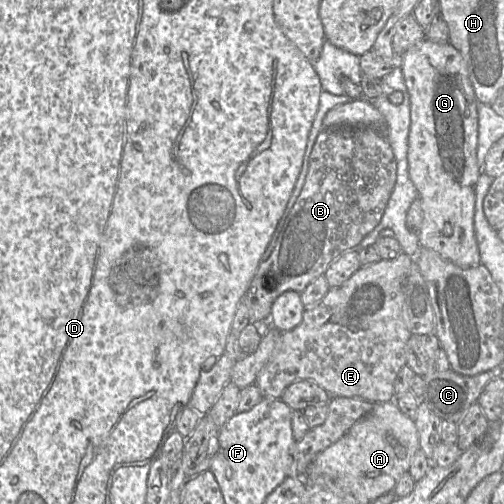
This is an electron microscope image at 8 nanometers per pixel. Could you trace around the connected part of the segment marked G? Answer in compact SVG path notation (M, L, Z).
M426 38L397 58L409 93L411 125L408 136L408 172L418 191L423 210L423 221L418 231L422 248L436 251L444 259L460 267L481 264L475 236L474 215L476 185L482 172L477 162L478 101L469 78L466 64L457 49L449 42L436 43Z

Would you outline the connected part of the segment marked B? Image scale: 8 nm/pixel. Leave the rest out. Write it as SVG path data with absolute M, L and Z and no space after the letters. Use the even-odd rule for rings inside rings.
M366 127L323 129L313 146L302 190L283 224L275 247L269 258L259 264L242 299L248 308L250 323L269 322L272 304L278 296L289 290L303 292L341 254L355 249L381 221L396 178L395 156L381 133Z

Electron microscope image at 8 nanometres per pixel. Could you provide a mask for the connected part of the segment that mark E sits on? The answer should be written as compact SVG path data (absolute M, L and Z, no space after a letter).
M401 252L394 259L380 259L371 265L361 266L342 285L330 288L328 293L318 303L305 308L302 322L294 329L281 333L269 360L257 375L254 384L259 388L263 398L281 399L284 390L290 384L298 380L312 380L322 387L330 397L361 398L371 403L393 401L395 399L394 381L400 369L406 365L406 345L412 335L404 321L403 282L409 275L414 261L415 258Z

